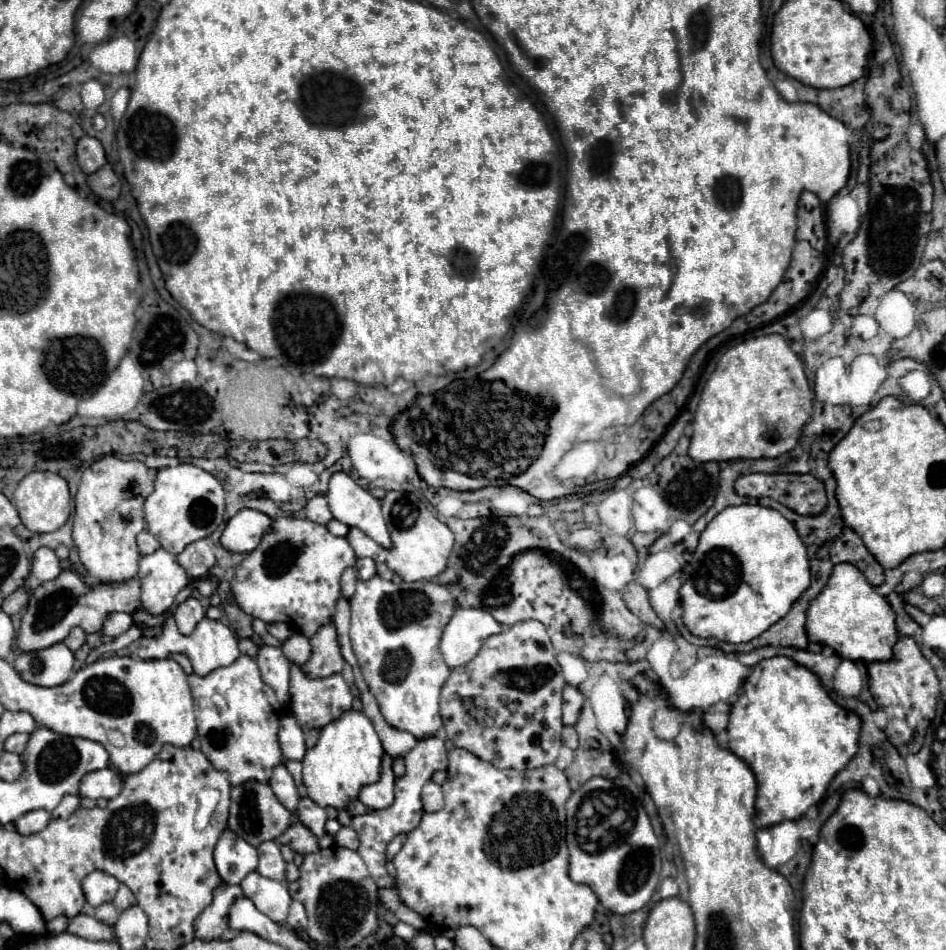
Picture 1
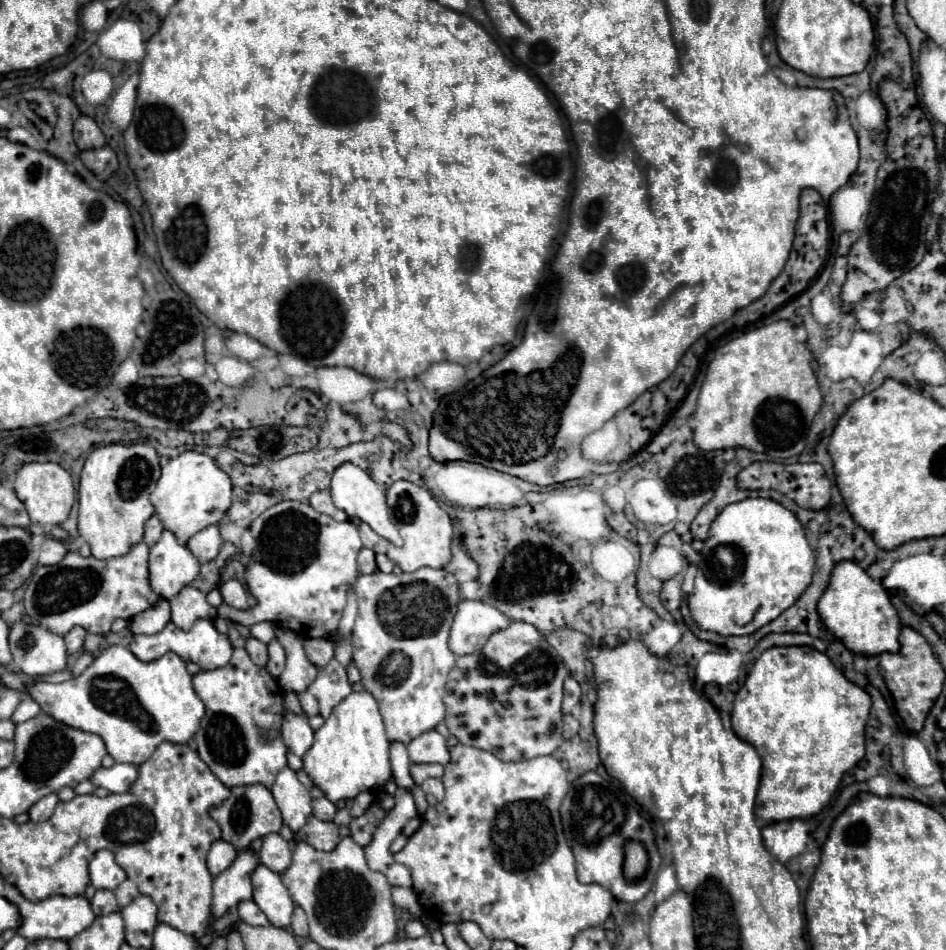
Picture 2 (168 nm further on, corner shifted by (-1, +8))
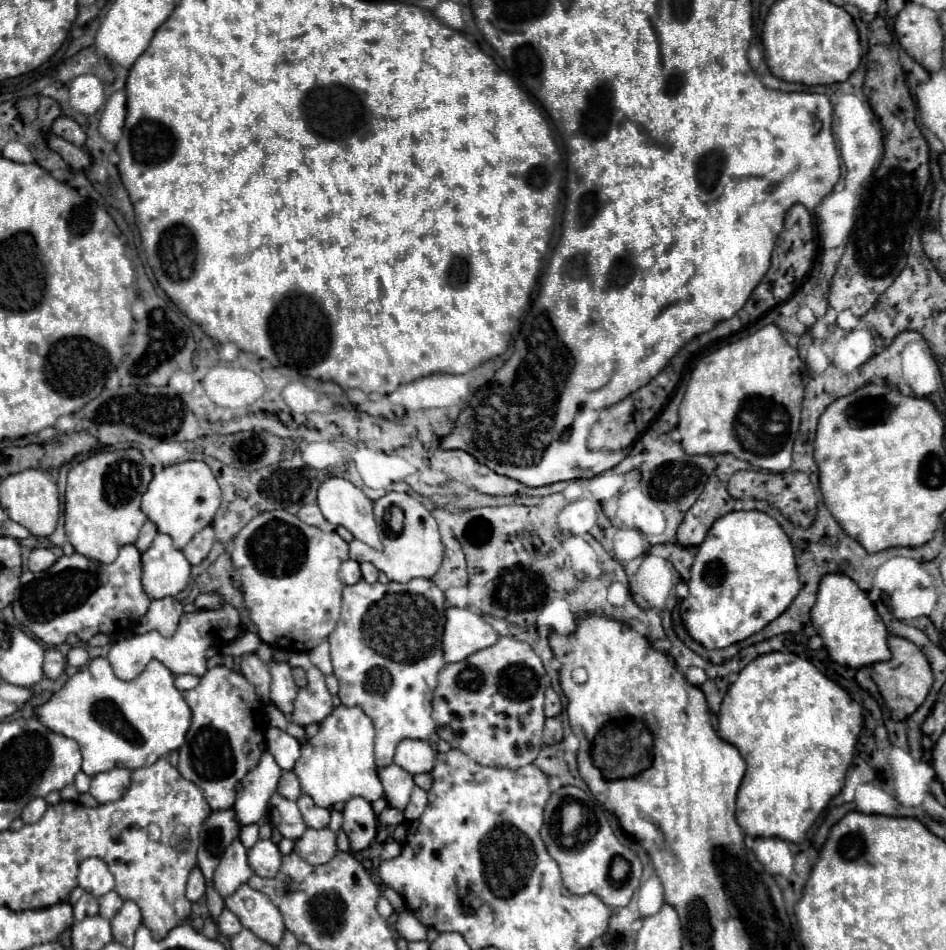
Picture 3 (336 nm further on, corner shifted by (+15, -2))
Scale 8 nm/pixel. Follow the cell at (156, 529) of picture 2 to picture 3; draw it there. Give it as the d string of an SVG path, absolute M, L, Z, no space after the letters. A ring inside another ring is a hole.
M146 520L146 524L142 526L142 532L140 532L140 538L138 538L138 542L136 542L136 548L138 548L140 552L146 552L148 546L152 544L152 540L154 540L156 534L158 534L158 530L156 530L154 522Z

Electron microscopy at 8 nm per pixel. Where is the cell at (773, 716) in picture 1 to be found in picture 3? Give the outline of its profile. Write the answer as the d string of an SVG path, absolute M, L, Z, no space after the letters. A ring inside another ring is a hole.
M772 652L752 660L728 688L718 714L718 734L734 744L746 760L746 776L736 798L736 820L746 836L784 838L800 844L828 802L842 790L862 730L862 706L814 664L790 654Z

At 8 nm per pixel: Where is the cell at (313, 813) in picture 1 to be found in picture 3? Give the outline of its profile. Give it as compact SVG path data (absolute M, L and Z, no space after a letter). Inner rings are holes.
M300 796L298 798L298 808L304 816L304 822L308 828L326 828L330 822L330 810L320 808L312 802L312 798L308 796Z

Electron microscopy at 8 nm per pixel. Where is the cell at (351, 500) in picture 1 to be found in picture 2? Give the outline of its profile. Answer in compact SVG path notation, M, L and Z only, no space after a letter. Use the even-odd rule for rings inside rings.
M342 464L342 466L338 466L338 468L334 470L334 474L332 474L330 494L332 494L332 500L334 500L336 508L344 510L348 516L360 518L360 520L366 522L374 532L378 532L380 536L384 536L384 538L390 540L392 544L396 544L396 546L402 544L400 534L398 534L398 530L392 526L390 516L388 516L386 492L384 492L382 486L378 486L378 484L368 476L368 472L364 472L362 468L354 466L354 464Z

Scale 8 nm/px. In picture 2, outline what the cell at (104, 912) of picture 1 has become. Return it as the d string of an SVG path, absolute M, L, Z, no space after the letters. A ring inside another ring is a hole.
M96 890L96 896L92 898L92 910L102 916L102 914L112 914L112 912L118 912L118 904L116 904L116 898L110 890Z

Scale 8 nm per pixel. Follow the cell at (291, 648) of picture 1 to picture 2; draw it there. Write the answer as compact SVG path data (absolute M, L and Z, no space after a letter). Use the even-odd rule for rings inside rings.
M304 638L304 650L308 660L314 662L316 666L324 666L328 664L328 660L334 658L334 644L328 638L320 638L320 640Z

